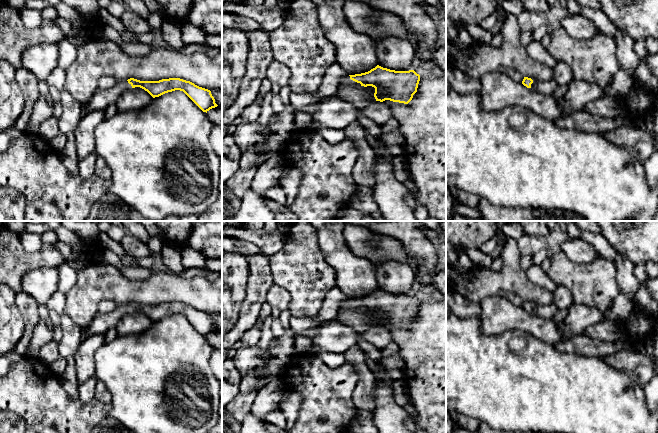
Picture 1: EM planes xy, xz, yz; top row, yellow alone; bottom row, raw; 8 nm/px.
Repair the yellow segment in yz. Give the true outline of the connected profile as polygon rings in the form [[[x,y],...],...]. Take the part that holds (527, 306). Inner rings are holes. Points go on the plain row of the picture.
[[[524,301],[522,308],[527,312],[534,313],[540,317],[547,319],[552,319],[557,311],[553,303],[549,305],[534,305],[531,302]]]

